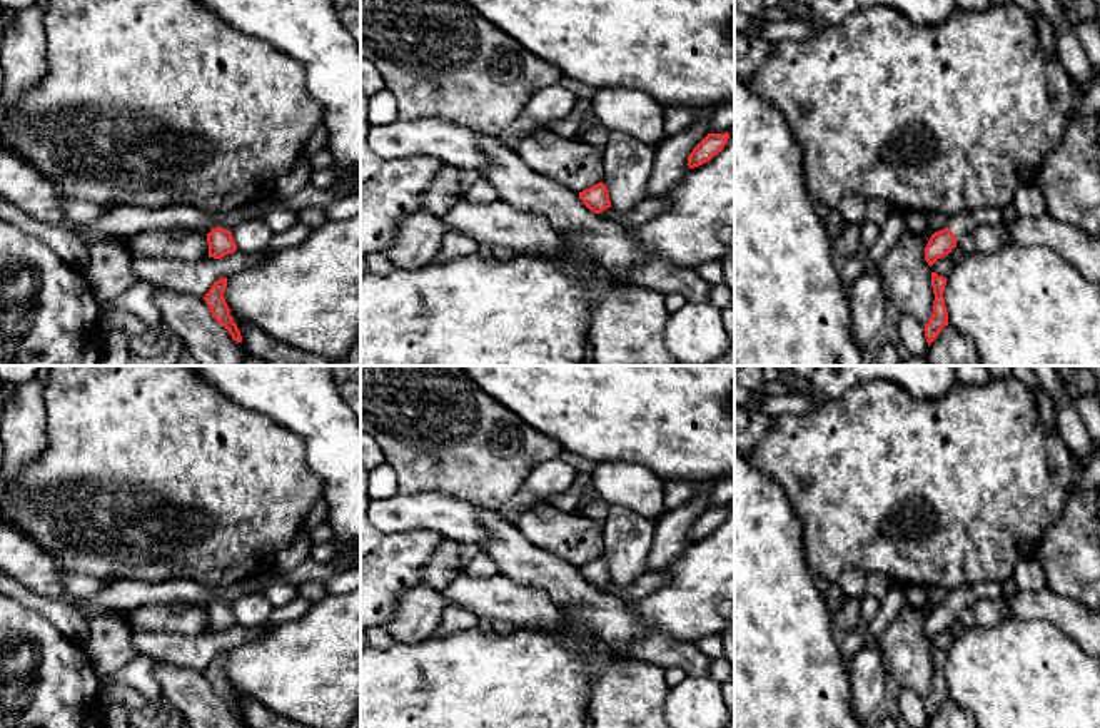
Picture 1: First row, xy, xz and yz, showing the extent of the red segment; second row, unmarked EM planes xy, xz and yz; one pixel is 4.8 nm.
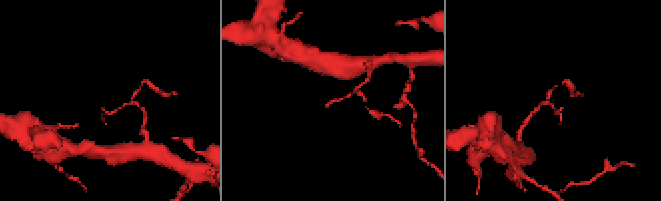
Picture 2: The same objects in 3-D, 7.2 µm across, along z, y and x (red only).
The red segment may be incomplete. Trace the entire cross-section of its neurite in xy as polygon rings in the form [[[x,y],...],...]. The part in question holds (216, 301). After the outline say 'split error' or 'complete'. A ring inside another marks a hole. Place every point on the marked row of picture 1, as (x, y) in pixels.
[[[227,277],[215,281],[214,286],[205,294],[204,301],[209,306],[215,321],[229,331],[232,339],[237,342],[242,342],[240,331],[237,324],[234,322],[230,316],[230,309],[224,297],[225,287],[227,287]]]; complete

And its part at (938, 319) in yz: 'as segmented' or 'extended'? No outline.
as segmented

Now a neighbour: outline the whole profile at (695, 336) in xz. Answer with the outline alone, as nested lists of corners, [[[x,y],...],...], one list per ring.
[[[686,302],[669,316],[664,327],[664,346],[681,366],[706,366],[723,356],[731,341],[718,307],[709,302]]]

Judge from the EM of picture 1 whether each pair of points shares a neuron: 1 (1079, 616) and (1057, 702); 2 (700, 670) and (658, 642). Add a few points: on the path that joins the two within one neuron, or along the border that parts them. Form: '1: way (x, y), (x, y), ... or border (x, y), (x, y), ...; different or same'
1: border (1039, 620), (1059, 626), (1082, 648); different
2: way (690, 660), (681, 653), (668, 652); same

